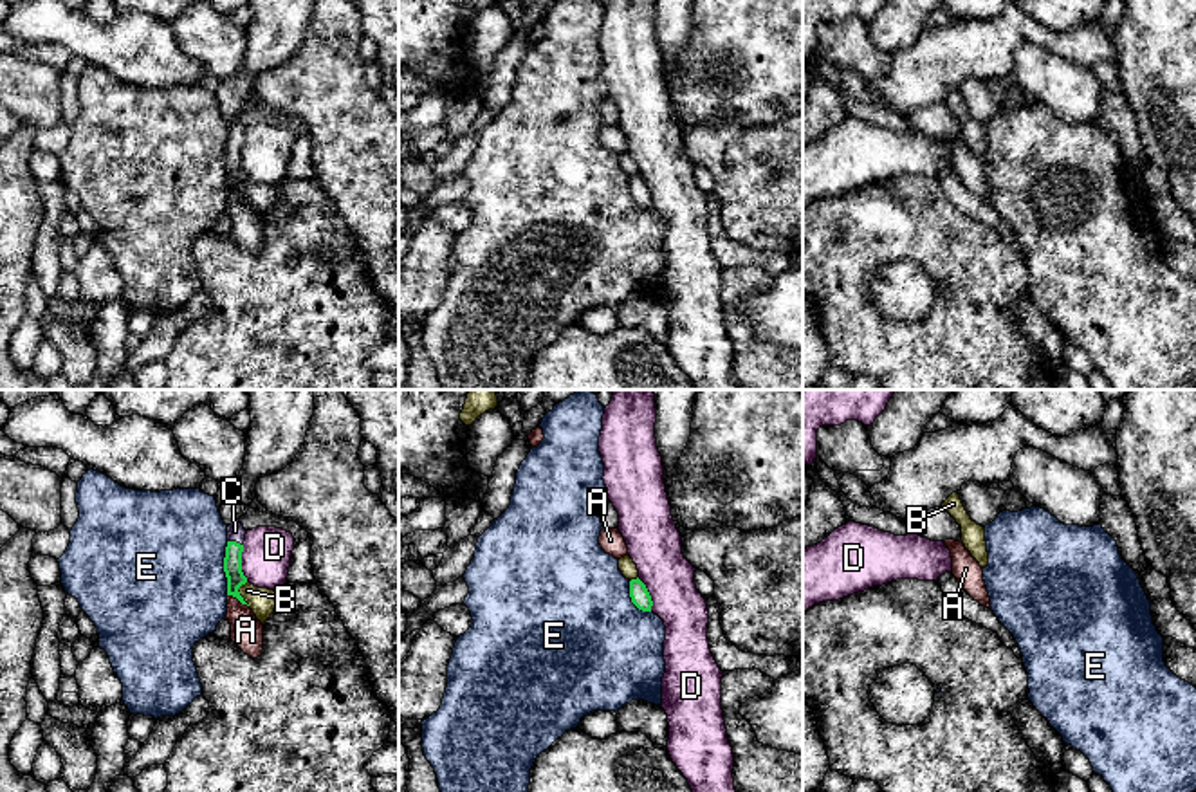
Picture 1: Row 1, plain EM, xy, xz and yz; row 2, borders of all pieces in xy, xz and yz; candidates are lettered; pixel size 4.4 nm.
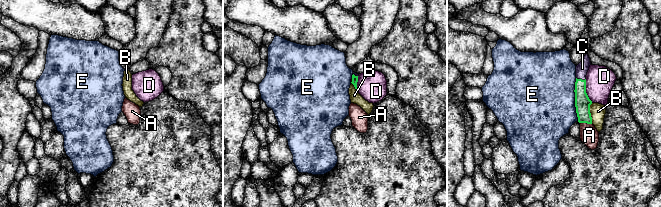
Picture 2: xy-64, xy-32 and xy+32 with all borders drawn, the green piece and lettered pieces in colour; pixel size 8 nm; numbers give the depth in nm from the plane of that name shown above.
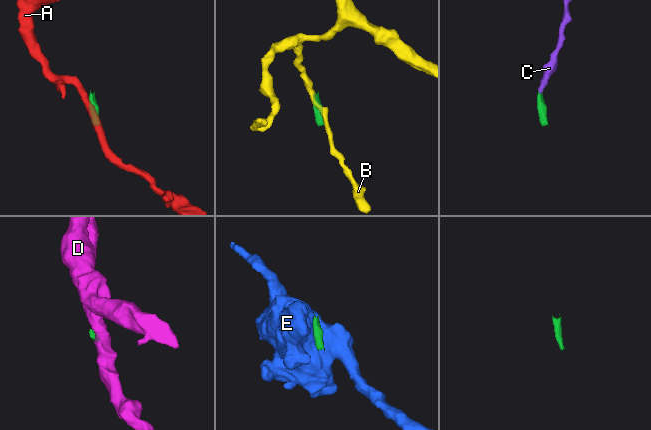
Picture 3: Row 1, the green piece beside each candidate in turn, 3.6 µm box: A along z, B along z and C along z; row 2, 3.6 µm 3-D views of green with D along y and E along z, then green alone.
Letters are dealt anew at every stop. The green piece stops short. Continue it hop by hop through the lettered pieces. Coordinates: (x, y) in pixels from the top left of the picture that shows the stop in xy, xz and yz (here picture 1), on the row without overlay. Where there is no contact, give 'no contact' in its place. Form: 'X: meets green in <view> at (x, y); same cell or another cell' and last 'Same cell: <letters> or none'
A: meets green in xy at (239, 195); another cell
B: meets green in xy at (239, 190); another cell
C: meets green in xy at (235, 138); same cell
D: meets green in xy at (240, 159); another cell
E: meets green in xy at (224, 165); another cell
Same cell: C

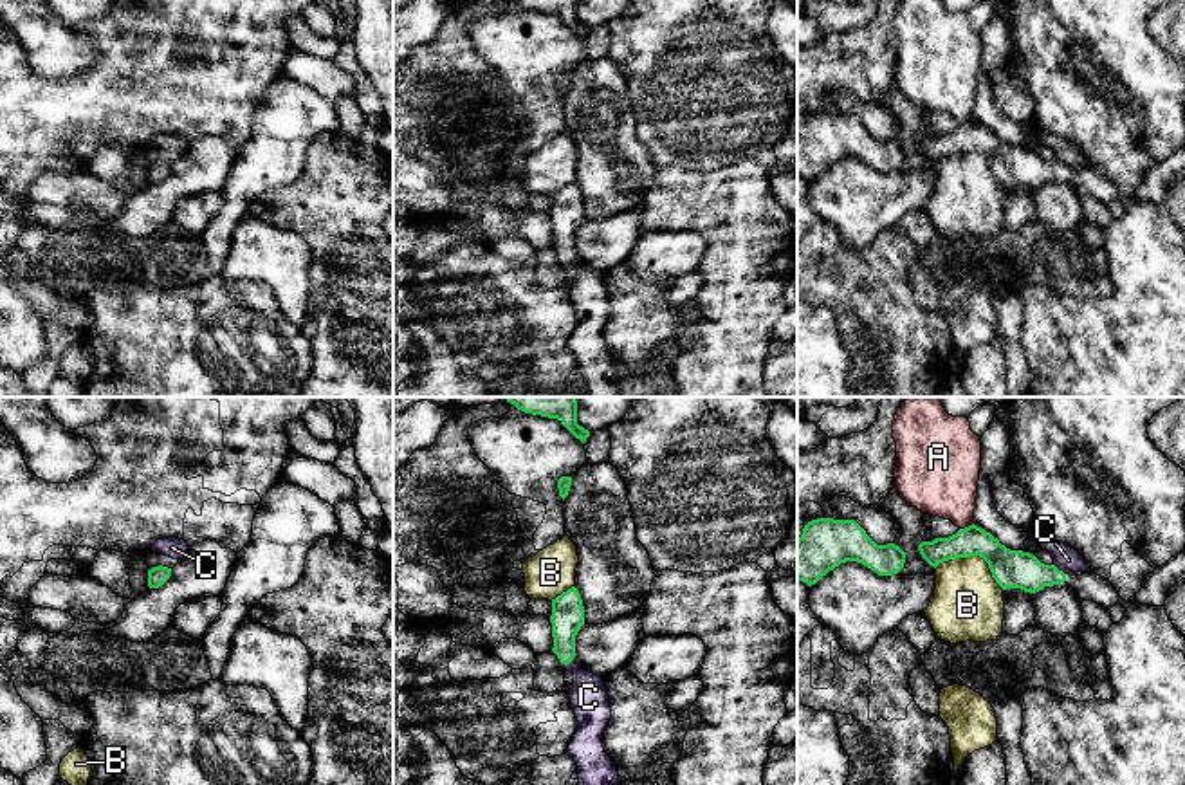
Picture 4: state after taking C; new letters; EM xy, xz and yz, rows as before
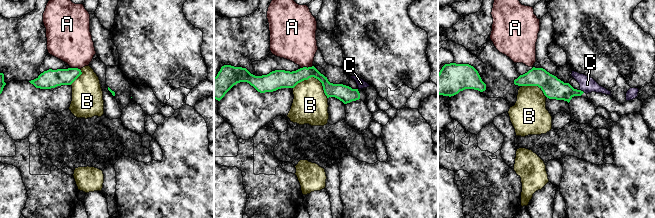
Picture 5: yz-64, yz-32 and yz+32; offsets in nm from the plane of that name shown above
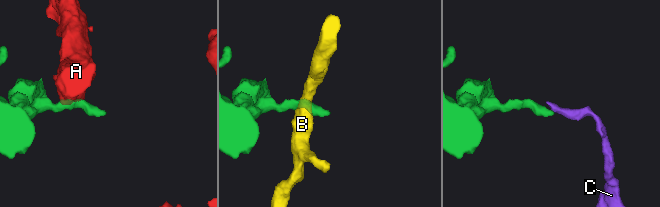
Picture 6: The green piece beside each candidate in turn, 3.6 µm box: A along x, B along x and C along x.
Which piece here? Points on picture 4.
A: meets green in yz at (965, 123); another cell
B: meets green in yz at (974, 150); another cell
C: meets green in yz at (1057, 165); another cell
Same cell: none

